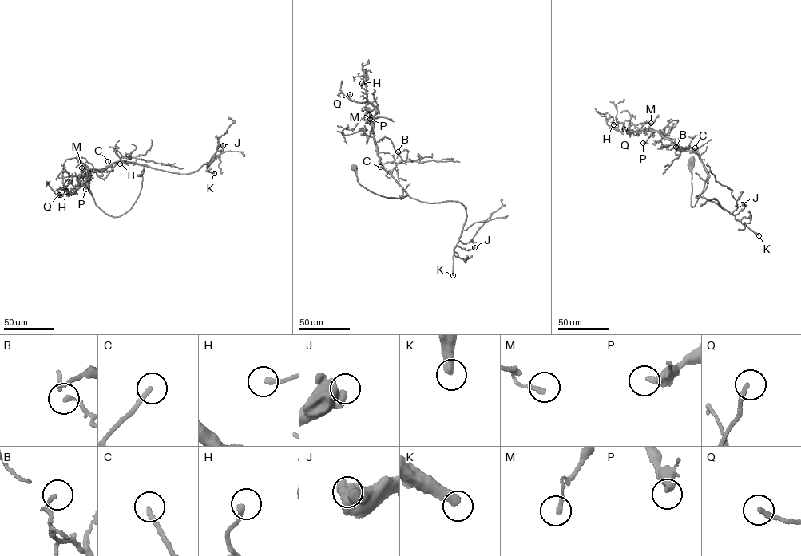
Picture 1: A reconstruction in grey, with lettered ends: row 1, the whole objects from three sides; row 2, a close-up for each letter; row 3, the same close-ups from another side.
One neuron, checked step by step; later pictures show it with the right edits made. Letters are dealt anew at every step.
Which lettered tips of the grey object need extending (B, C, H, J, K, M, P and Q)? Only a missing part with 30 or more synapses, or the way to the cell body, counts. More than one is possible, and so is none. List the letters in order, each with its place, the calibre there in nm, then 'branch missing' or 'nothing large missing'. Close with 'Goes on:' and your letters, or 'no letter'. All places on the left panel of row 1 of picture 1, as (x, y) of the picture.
B: (120, 163) | 170 nm | nothing large missing
C: (108, 161) | 240 nm | branch missing
H: (66, 191) | 240 nm | nothing large missing
J: (223, 145) | 650 nm | nothing large missing
K: (214, 173) | 440 nm | branch missing
M: (81, 167) | 200 nm | nothing large missing
P: (85, 189) | 340 nm | nothing large missing
Q: (59, 195) | 220 nm | nothing large missing
Goes on: C, K

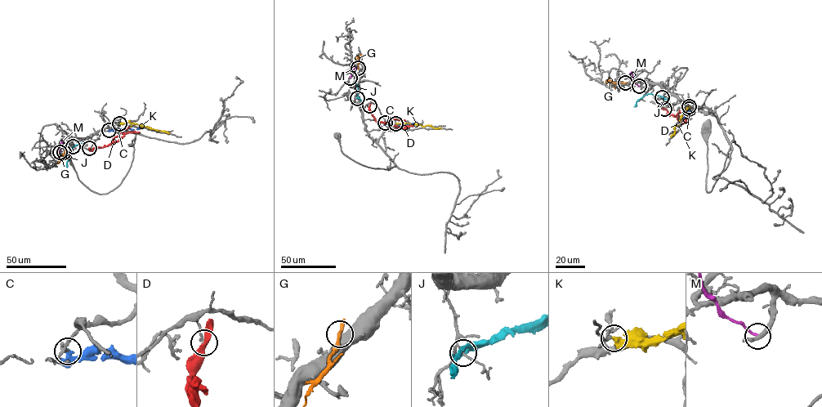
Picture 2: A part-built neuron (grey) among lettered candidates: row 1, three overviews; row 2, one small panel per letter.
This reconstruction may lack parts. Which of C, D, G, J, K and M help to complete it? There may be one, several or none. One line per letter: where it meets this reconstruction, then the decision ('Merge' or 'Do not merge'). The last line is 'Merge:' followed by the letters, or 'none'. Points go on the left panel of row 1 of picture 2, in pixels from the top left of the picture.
C: Touches grey at (109, 130). Do not merge
D: Touches grey at (89, 148). Do not merge
G: Touches grey at (64, 152). Do not merge
J: Touches grey at (73, 146). Do not merge
K: Touches grey at (119, 123). Do not merge
M: Touches grey at (60, 152). Do not merge
Merge: none

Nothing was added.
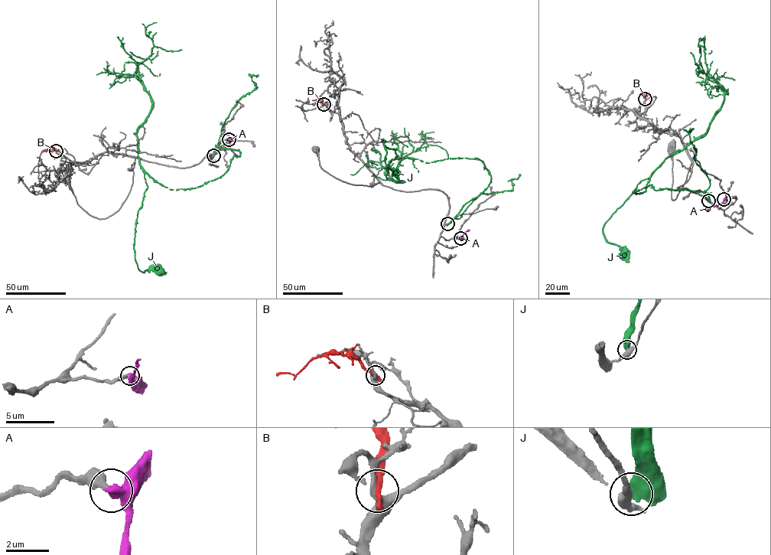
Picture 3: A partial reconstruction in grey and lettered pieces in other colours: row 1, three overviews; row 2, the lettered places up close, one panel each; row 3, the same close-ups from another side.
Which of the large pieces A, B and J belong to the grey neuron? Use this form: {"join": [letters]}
{"join": ["A"]}

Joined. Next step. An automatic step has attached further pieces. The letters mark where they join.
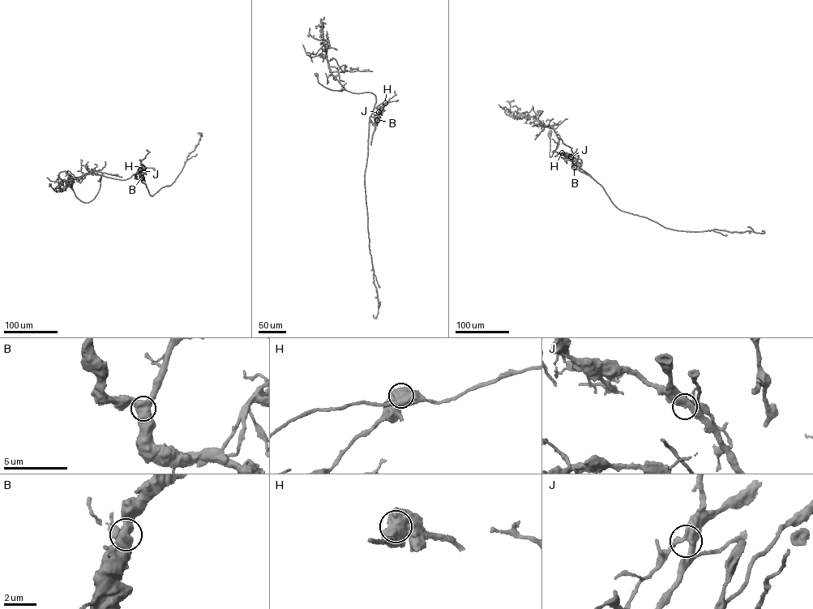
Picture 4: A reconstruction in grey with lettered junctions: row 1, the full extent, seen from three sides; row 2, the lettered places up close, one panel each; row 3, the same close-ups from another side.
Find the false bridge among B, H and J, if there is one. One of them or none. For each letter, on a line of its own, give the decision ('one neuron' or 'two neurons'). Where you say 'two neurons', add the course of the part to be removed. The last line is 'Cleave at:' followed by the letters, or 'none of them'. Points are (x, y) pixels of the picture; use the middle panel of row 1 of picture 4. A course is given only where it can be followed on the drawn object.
B: one neuron
H: two neurons | (385, 103), (377, 117), (371, 144)
J: one neuron
Cleave at: H

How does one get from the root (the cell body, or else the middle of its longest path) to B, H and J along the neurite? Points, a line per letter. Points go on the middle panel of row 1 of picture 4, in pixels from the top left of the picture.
B: (316, 75), (319, 83), (331, 89), (374, 94), (376, 100), (372, 113), (377, 120)
H: (316, 75), (319, 83), (331, 89), (372, 93), (376, 100), (374, 108), (385, 103)
J: (316, 75), (319, 83), (331, 89), (373, 93), (376, 100), (374, 108), (384, 103), (378, 112)

